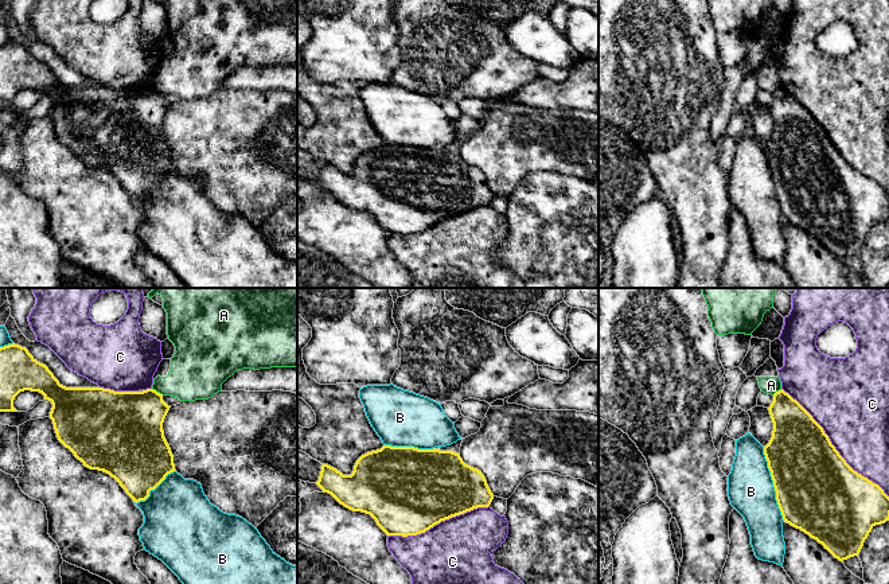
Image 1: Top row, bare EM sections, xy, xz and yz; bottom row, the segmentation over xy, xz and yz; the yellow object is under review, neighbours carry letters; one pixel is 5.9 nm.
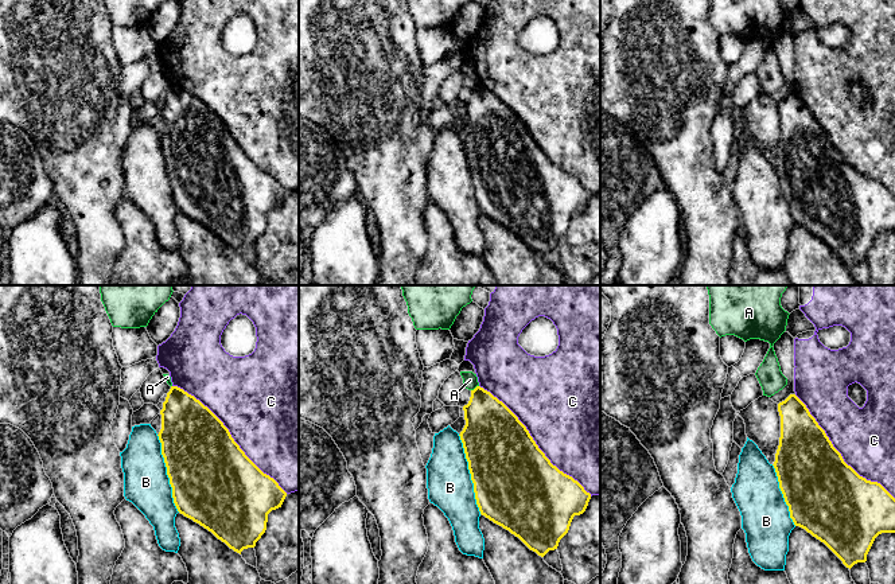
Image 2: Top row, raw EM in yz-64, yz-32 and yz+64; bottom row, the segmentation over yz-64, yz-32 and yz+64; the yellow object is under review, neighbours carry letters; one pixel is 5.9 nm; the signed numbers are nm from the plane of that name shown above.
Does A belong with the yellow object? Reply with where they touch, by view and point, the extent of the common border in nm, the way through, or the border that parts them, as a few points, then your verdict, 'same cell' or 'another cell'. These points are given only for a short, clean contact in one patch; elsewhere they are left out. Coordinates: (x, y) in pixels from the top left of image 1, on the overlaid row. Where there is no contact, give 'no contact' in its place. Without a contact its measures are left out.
meets yellow in xy at (156, 392); contact 80 nm long; border along xy (152, 388), (163, 394); another cell

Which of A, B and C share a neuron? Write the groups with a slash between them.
A / B / C

